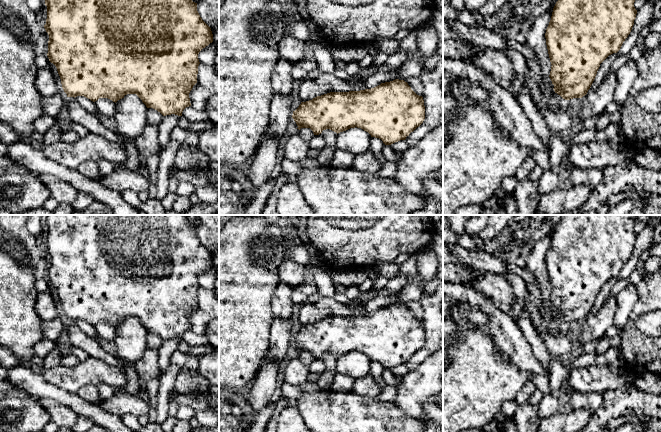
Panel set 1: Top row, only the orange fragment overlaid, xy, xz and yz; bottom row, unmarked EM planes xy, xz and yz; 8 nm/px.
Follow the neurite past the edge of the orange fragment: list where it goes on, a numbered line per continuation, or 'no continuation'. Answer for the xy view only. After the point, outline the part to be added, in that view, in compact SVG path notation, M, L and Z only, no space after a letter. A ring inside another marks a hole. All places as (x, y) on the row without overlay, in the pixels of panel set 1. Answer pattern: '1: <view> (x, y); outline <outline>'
no continuation

